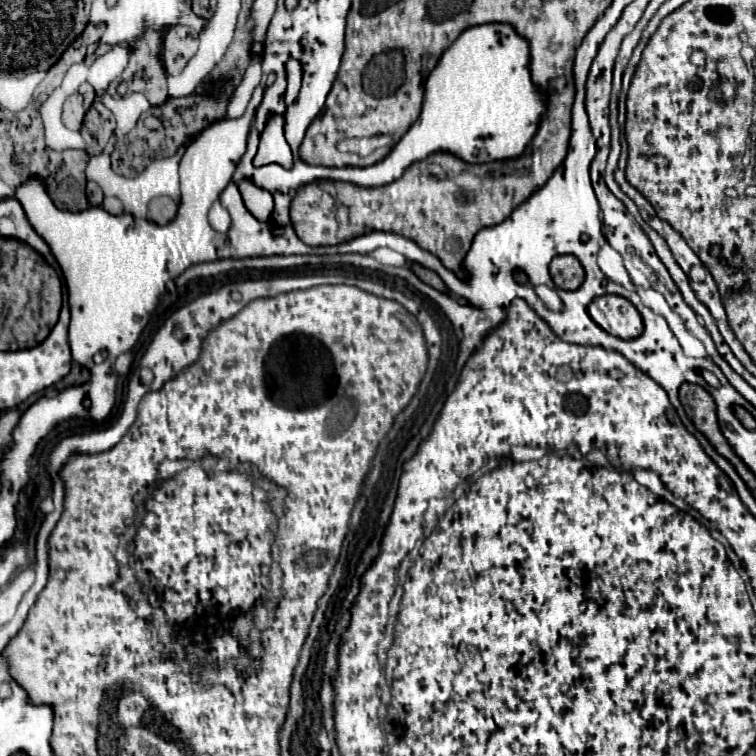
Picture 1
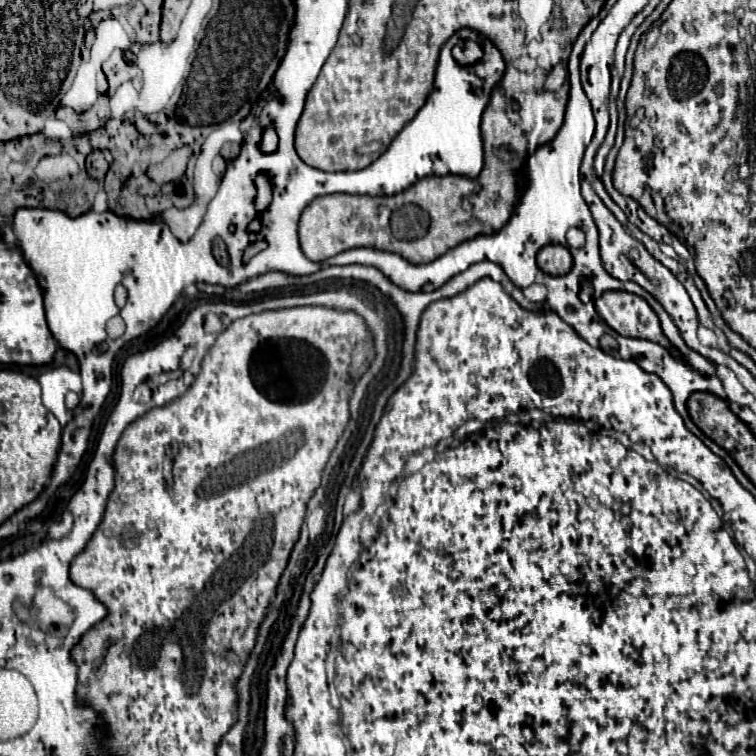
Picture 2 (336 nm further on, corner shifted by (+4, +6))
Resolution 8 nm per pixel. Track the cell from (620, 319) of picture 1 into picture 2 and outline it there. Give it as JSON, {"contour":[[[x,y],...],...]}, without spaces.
{"contour":[[[604,292],[594,300],[599,318],[620,336],[644,338],[664,344],[666,338],[660,330],[660,320],[648,302],[630,292]]]}

